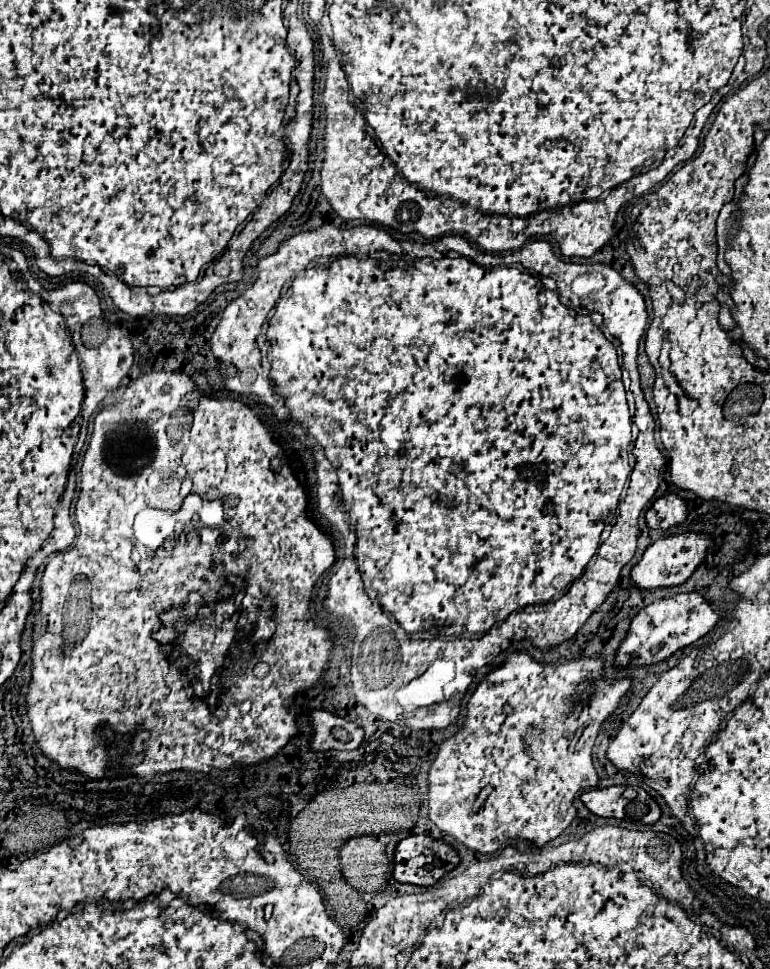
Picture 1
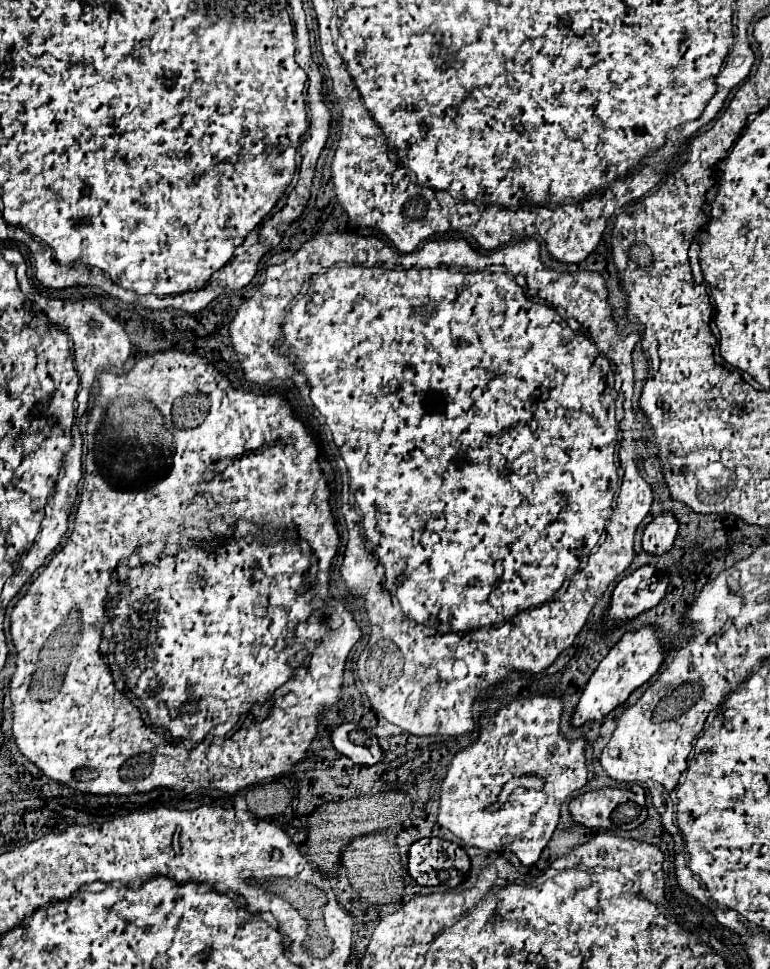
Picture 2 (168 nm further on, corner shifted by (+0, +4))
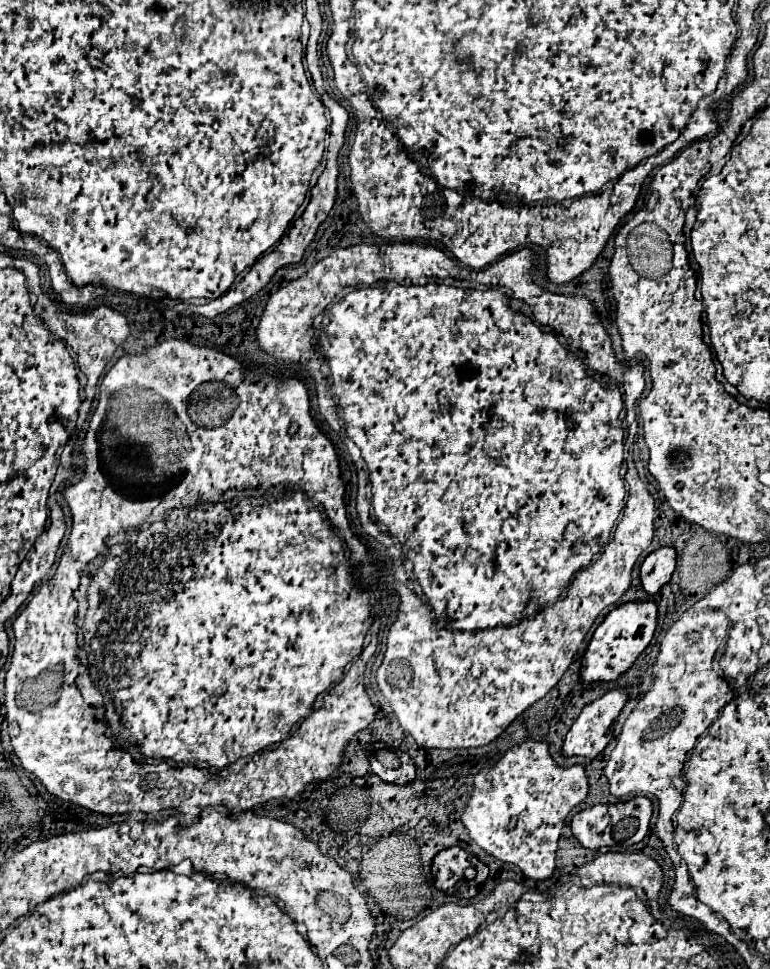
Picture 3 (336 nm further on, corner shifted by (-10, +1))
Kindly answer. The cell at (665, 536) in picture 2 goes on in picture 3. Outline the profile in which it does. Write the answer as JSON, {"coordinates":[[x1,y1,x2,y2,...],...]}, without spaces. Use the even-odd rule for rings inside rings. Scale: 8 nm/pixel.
{"coordinates":[[663,547,647,555,639,571,641,587,645,589,647,595,655,595,671,579,675,569,675,555,677,553,673,547]]}

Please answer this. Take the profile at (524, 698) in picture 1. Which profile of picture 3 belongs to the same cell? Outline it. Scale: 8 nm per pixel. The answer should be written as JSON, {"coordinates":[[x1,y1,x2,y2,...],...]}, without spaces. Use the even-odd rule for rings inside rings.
{"coordinates":[[523,741,493,767,477,773,463,825,469,837,489,855,517,865,527,879,545,881,555,871,555,851,565,817,587,797,587,791,589,783,583,765,563,769,549,755,545,741]]}

